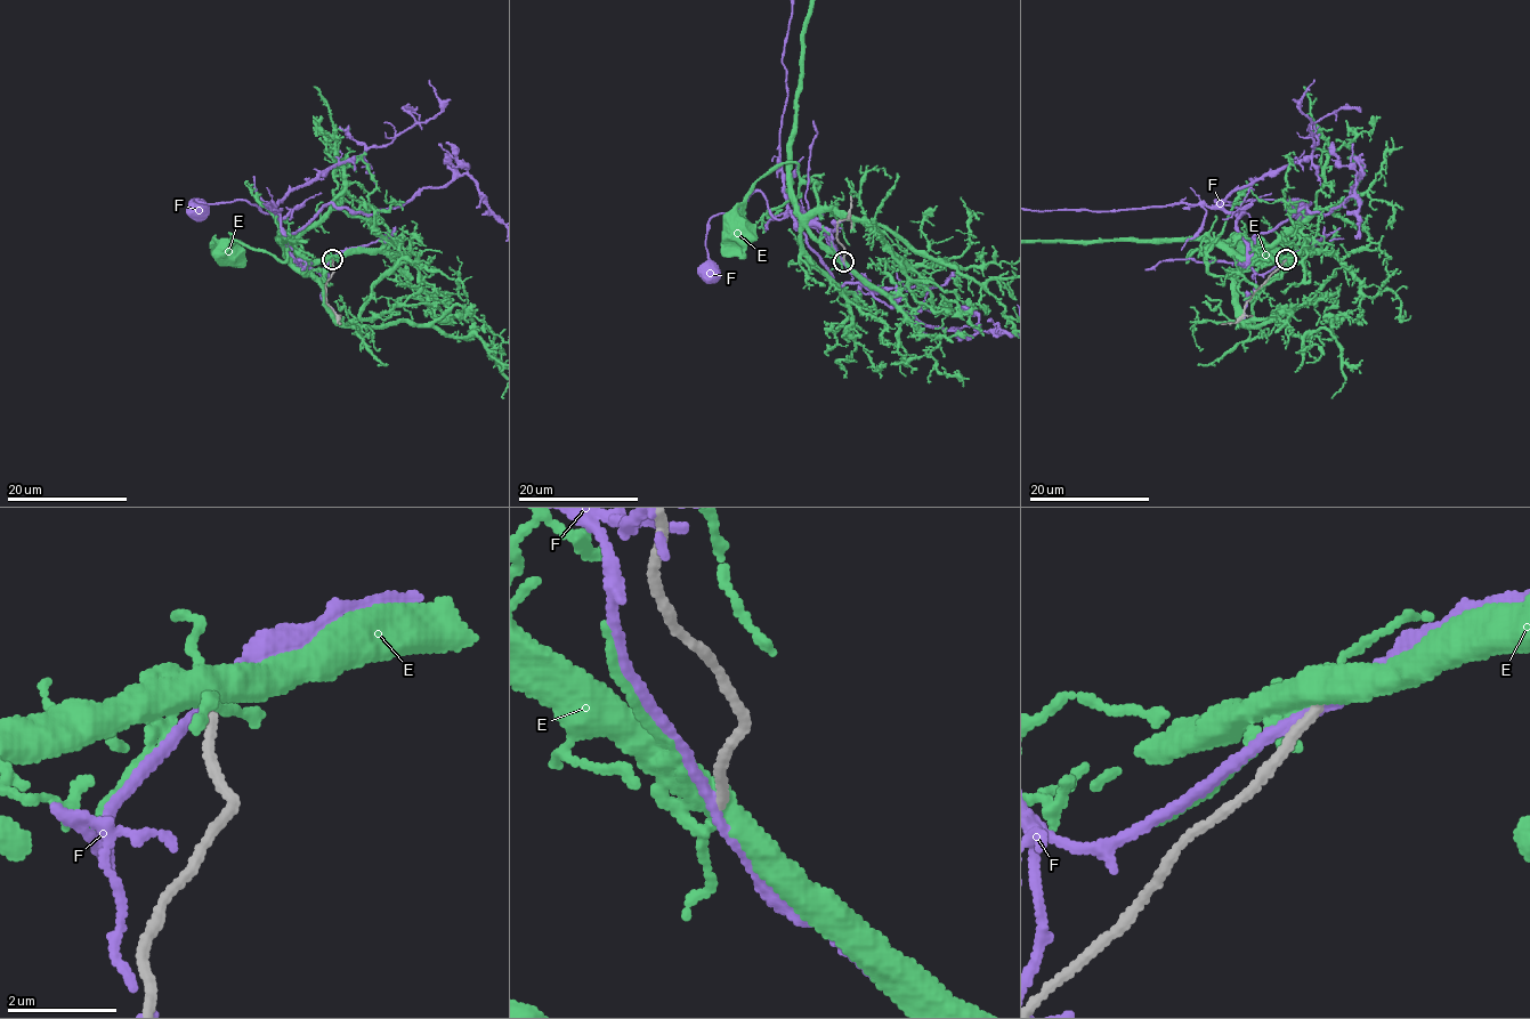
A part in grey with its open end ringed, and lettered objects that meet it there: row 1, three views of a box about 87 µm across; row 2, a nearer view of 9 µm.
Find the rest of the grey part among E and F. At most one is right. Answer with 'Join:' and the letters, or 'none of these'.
Join: none of these

